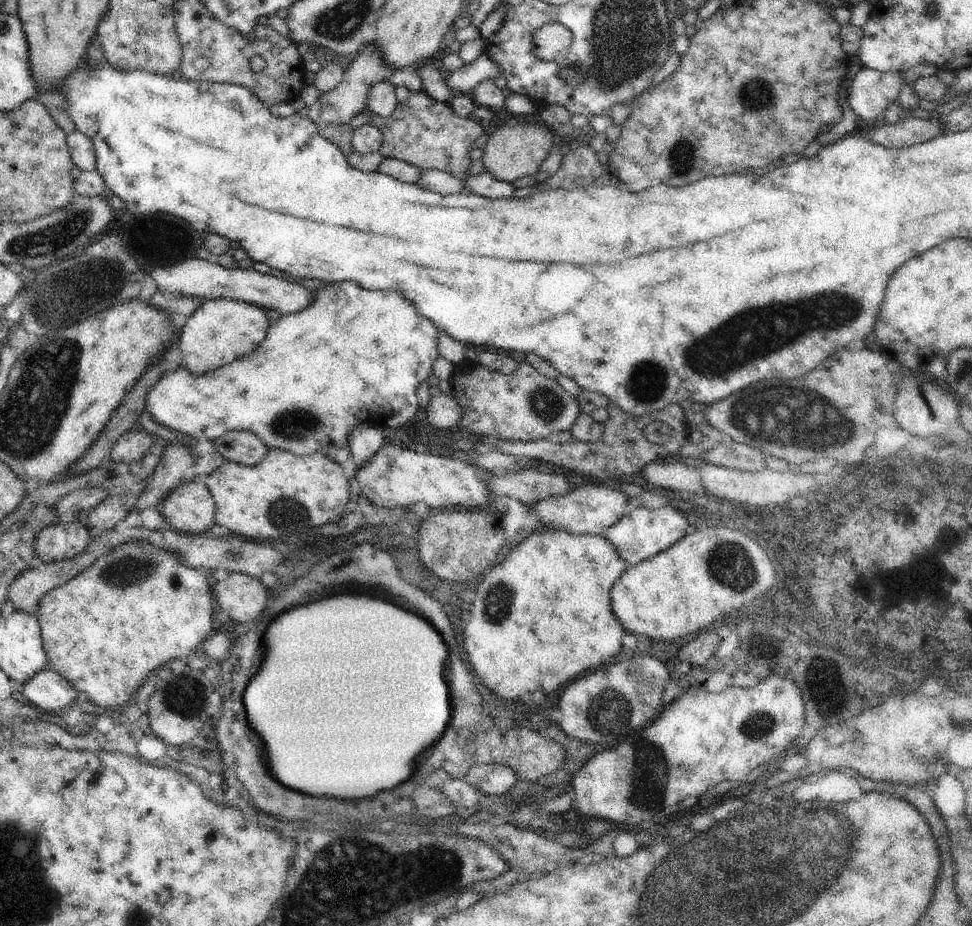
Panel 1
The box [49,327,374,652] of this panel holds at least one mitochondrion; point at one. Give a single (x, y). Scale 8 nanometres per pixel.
(136, 572)

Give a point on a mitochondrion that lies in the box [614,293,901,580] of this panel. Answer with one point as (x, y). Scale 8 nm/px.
(755, 414)

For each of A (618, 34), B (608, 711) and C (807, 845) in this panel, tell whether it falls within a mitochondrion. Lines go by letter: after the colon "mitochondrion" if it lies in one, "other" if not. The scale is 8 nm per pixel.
A: mitochondrion
B: mitochondrion
C: mitochondrion

